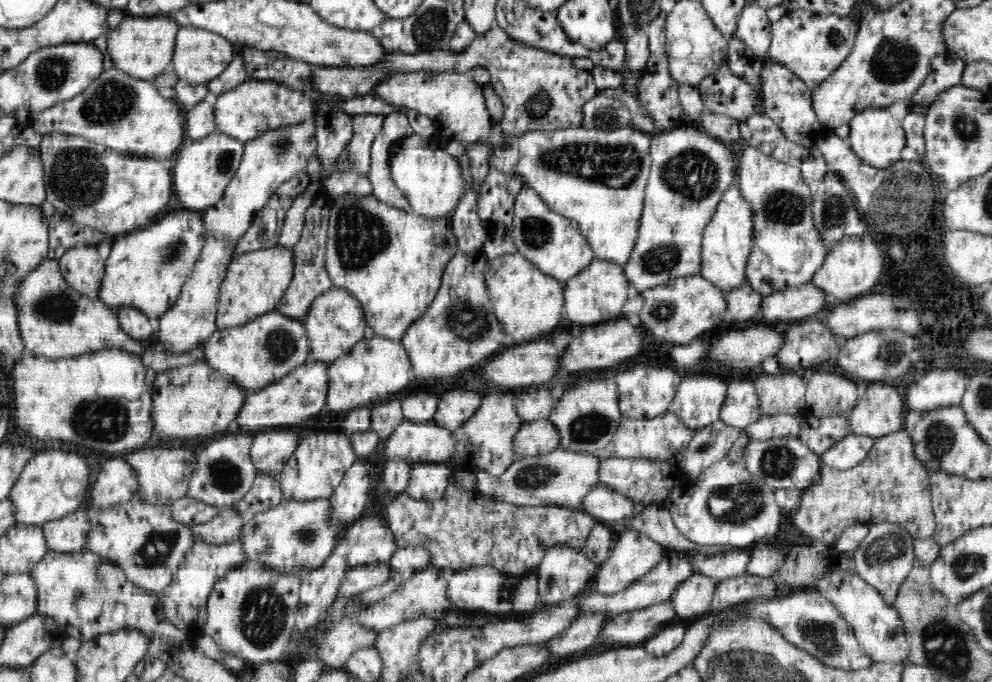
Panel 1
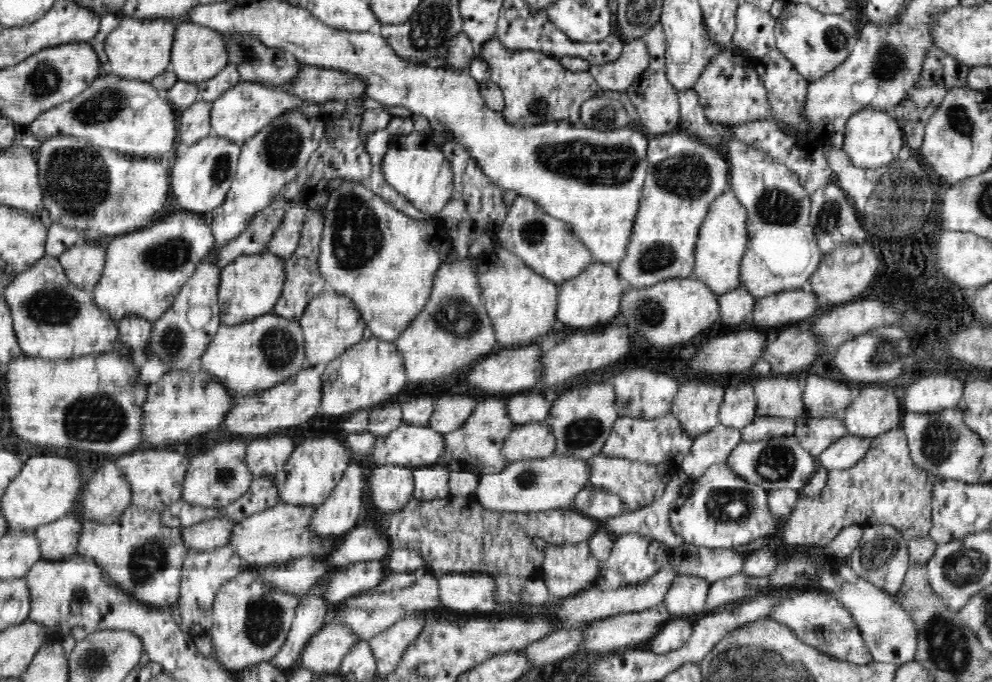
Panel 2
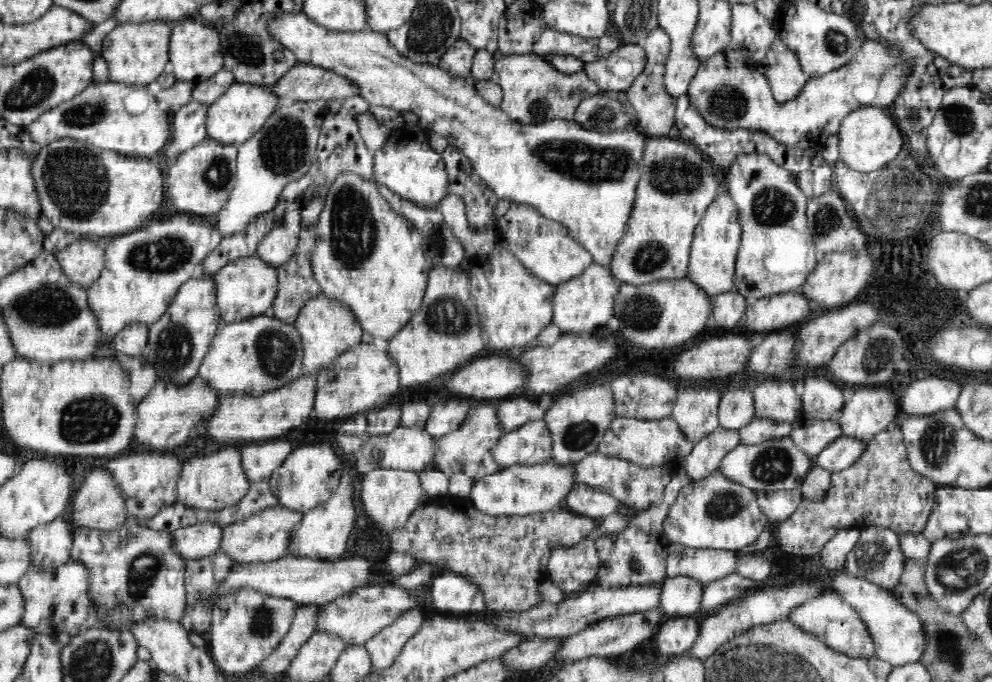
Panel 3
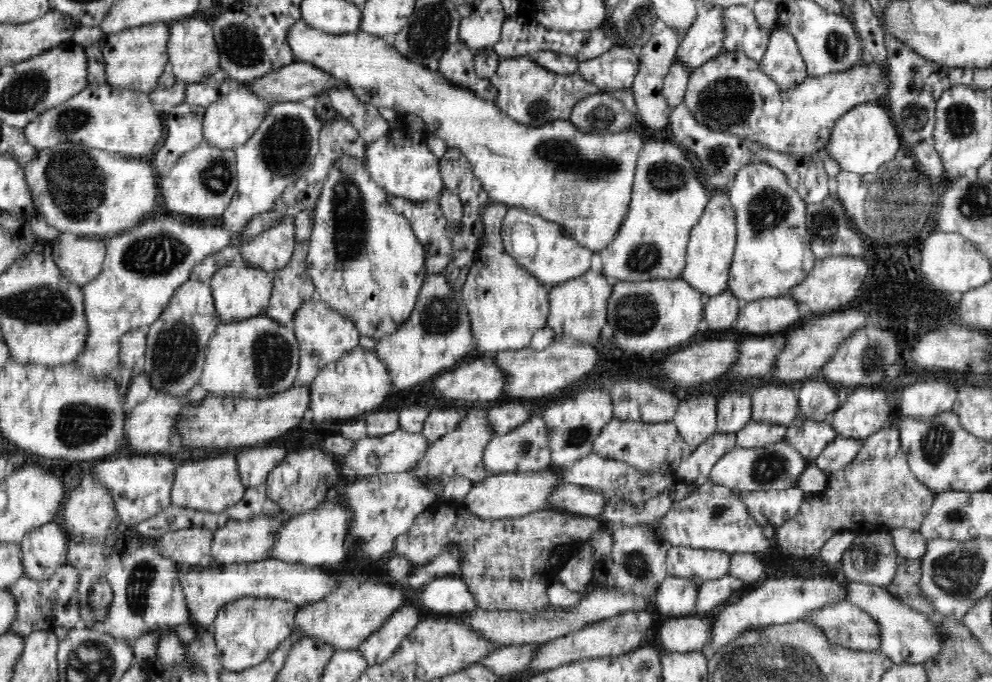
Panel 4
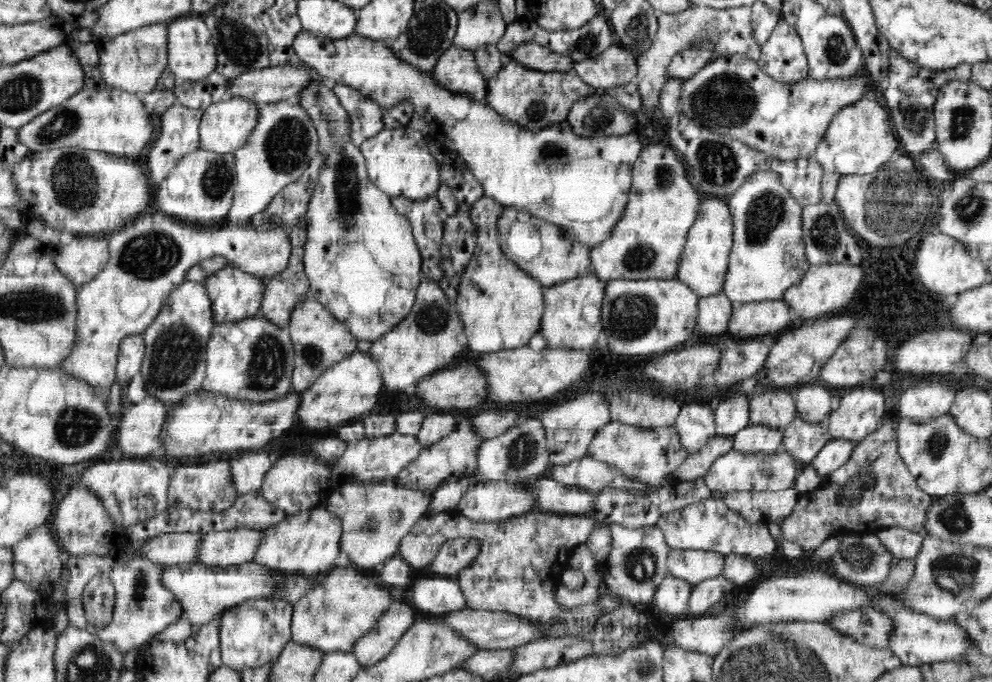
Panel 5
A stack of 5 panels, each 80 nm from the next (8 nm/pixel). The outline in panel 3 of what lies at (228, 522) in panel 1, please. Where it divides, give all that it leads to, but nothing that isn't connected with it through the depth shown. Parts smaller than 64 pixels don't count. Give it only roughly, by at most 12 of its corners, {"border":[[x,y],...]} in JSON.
{"border":[[206,521],[170,532],[172,551],[198,560],[220,549],[222,527]]}

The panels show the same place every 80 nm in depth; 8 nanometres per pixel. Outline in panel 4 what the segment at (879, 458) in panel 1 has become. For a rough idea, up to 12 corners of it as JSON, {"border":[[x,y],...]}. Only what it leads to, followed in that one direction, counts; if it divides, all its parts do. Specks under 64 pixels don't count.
{"border":[[898,428],[862,442],[806,495],[776,539],[820,553],[839,531],[886,530],[924,556],[935,495],[912,474]]}

